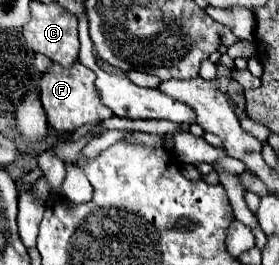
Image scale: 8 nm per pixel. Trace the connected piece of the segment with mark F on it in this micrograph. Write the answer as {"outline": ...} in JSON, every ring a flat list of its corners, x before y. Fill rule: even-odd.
{"outline":[[75,62,71,68,61,68,59,64,51,64,49,72,45,72,39,80,41,102,43,102,47,122,51,128,55,128,57,132,73,132,79,126,93,124,93,122,99,122,99,120,113,116,111,110,107,110,101,104,93,82,95,82,95,72,89,70,87,66,83,66,81,62],[77,108,81,112,77,112]]}

